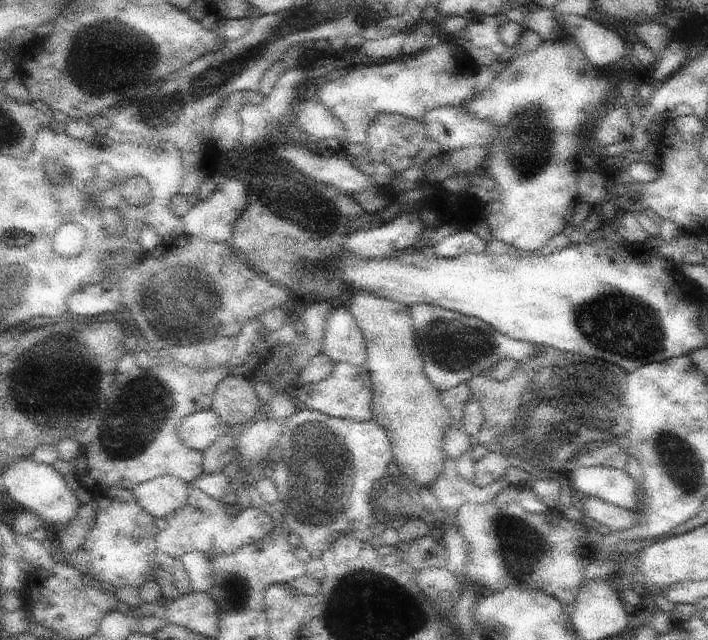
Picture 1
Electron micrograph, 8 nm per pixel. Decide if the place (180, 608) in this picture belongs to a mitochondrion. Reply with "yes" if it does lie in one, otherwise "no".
no

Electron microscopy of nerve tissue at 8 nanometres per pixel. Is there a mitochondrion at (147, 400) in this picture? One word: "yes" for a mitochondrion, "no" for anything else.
yes

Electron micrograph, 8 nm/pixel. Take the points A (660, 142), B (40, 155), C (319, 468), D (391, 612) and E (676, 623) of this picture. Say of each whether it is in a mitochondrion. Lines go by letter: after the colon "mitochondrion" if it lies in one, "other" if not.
A: other
B: other
C: mitochondrion
D: mitochondrion
E: other

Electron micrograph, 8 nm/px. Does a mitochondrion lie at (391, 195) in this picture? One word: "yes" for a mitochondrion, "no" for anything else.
no

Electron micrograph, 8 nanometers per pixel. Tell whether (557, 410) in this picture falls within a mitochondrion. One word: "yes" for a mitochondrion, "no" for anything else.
yes

